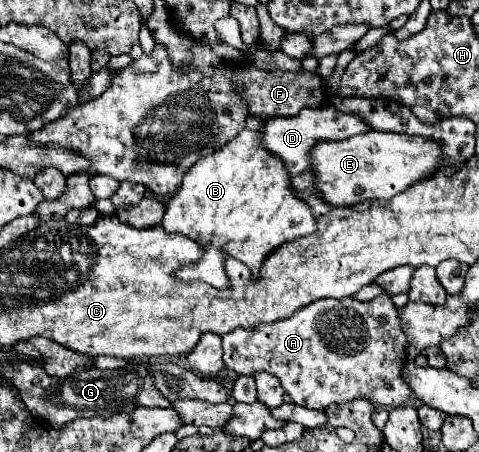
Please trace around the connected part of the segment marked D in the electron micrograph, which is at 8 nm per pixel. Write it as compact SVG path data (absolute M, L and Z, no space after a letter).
M323 103L323 105L313 107L313 109L301 109L293 117L269 119L267 125L263 127L263 133L265 133L263 147L269 149L271 153L275 153L277 157L281 157L287 163L287 171L291 175L299 175L299 173L311 169L309 153L313 151L313 145L327 141L327 139L329 141L349 139L353 135L361 135L367 131L369 131L369 125L365 125L365 121L361 121L361 117L357 117L355 113L341 113L335 105Z

